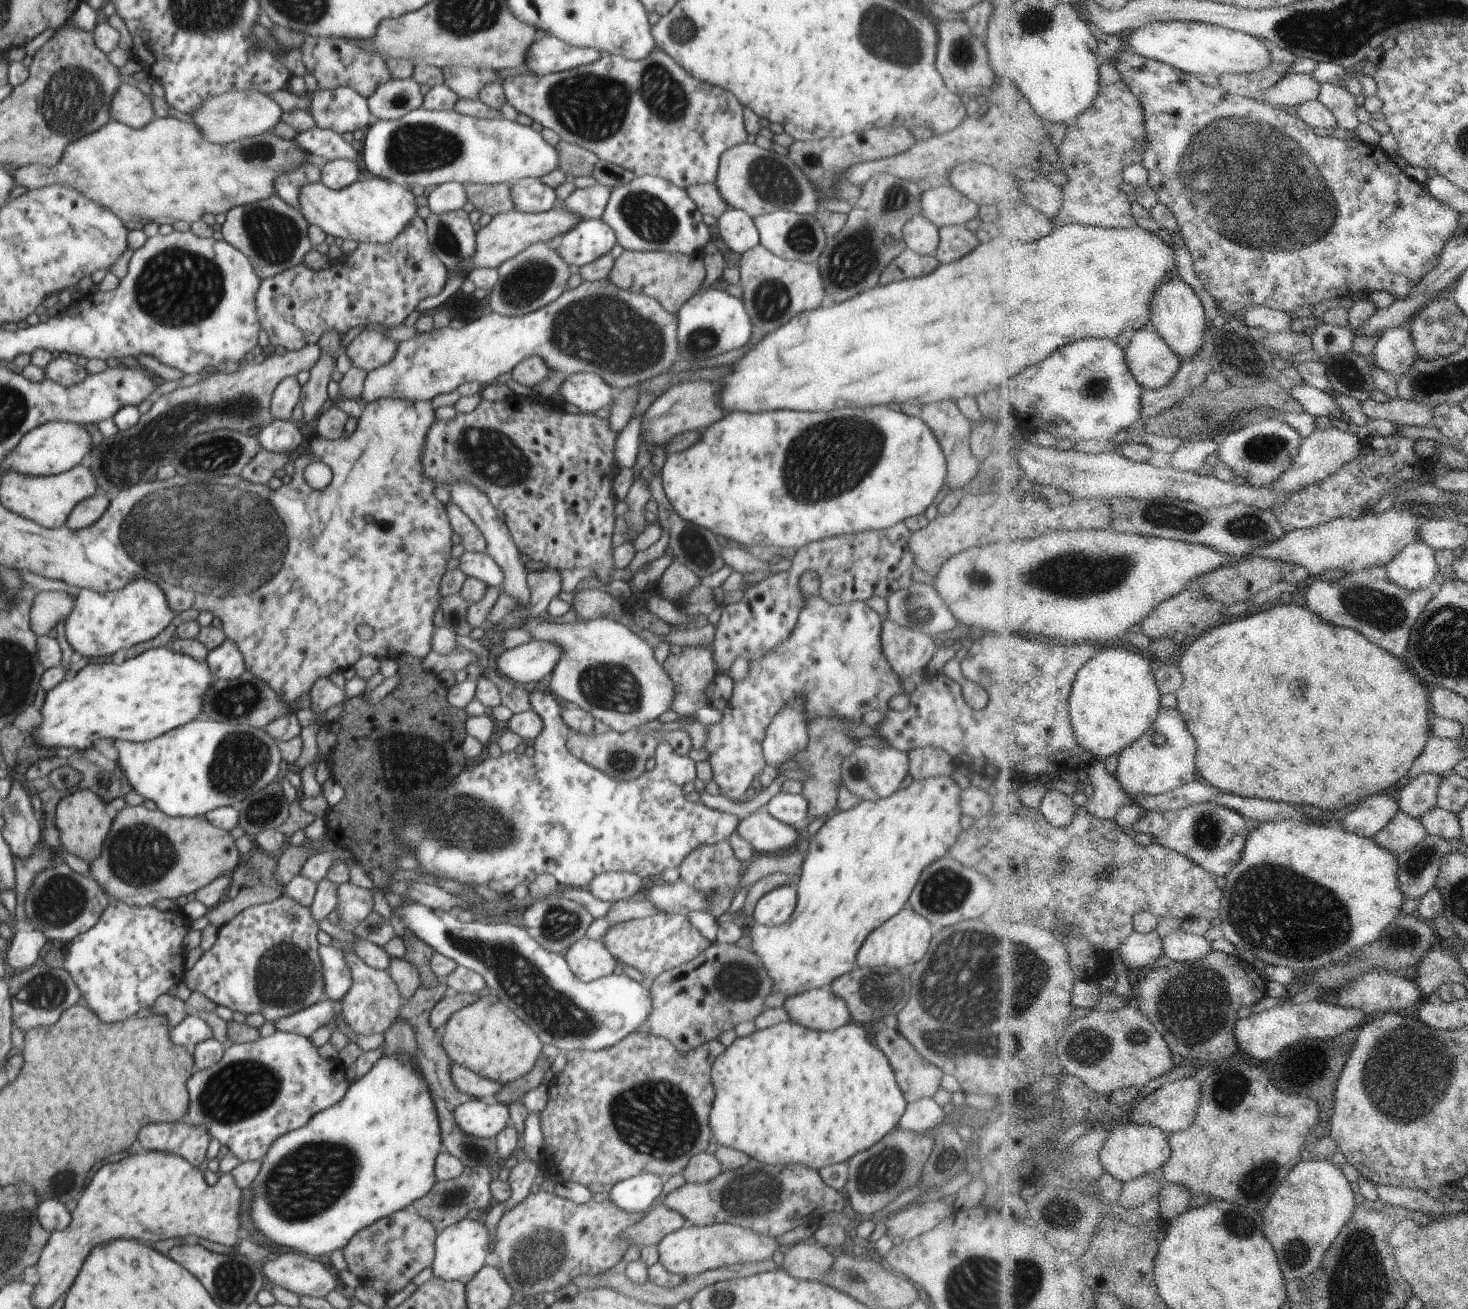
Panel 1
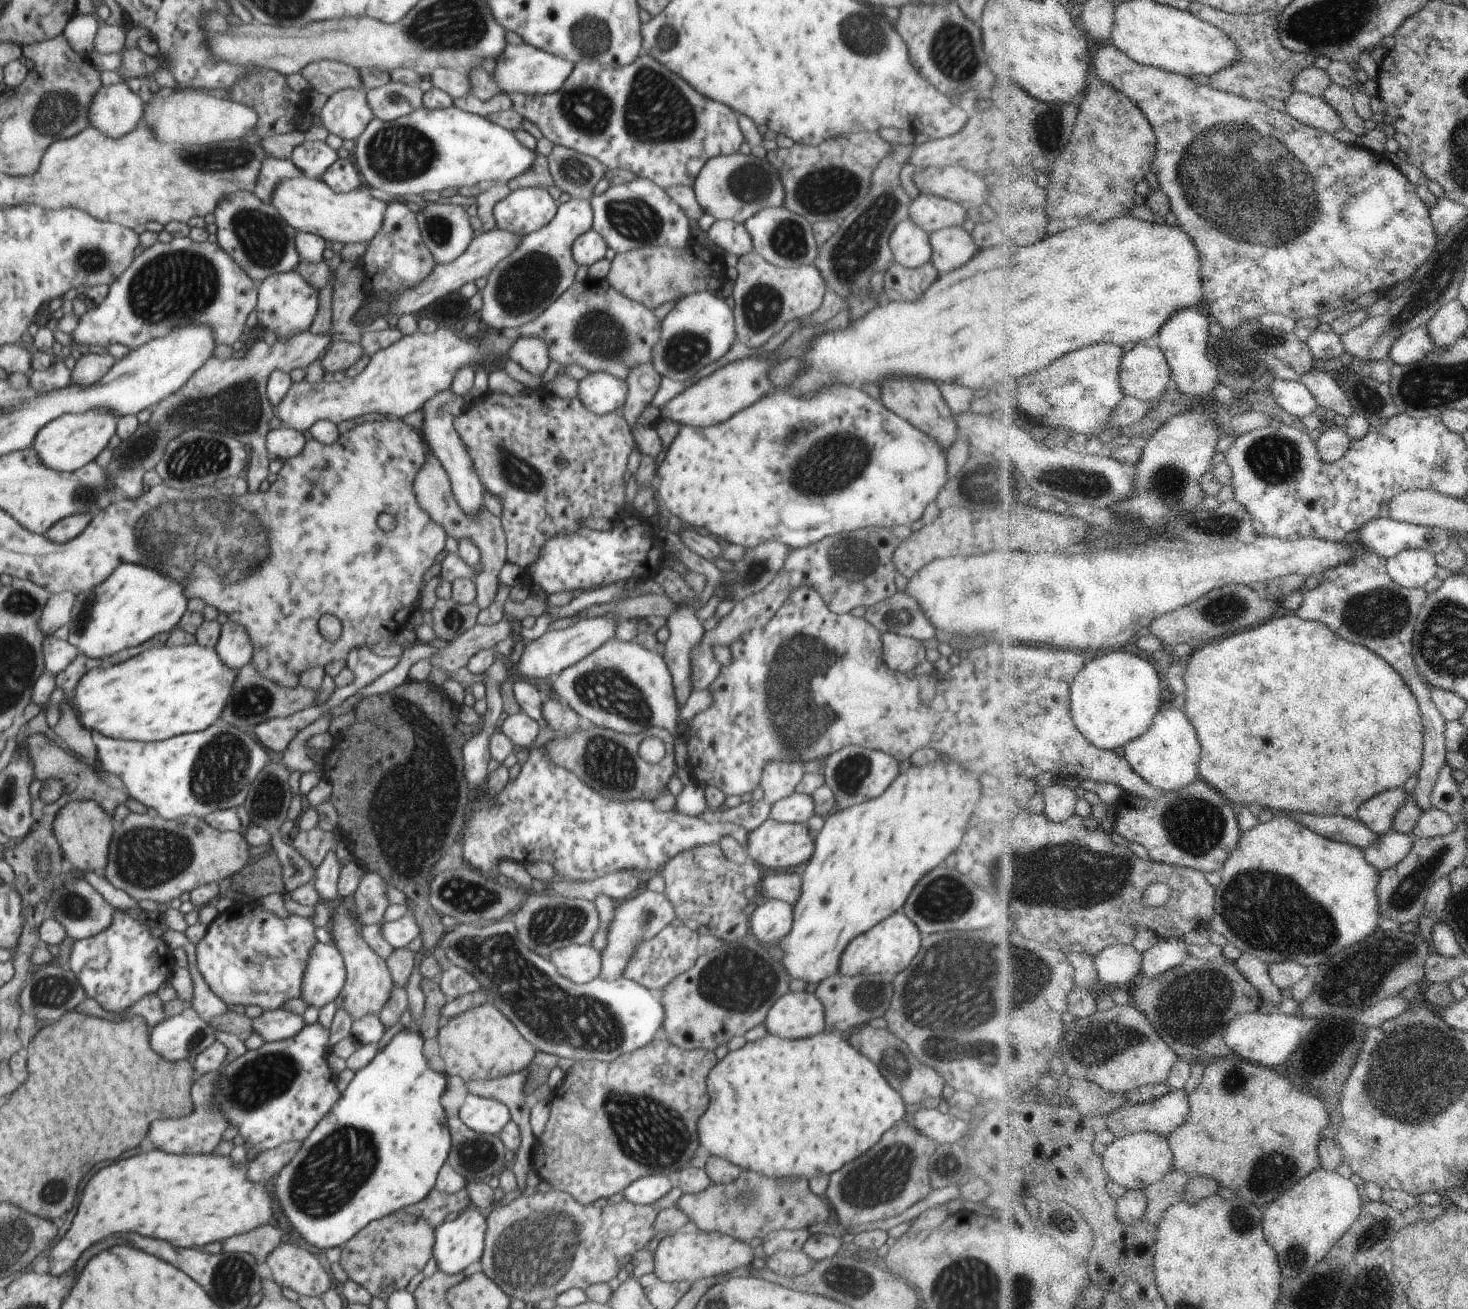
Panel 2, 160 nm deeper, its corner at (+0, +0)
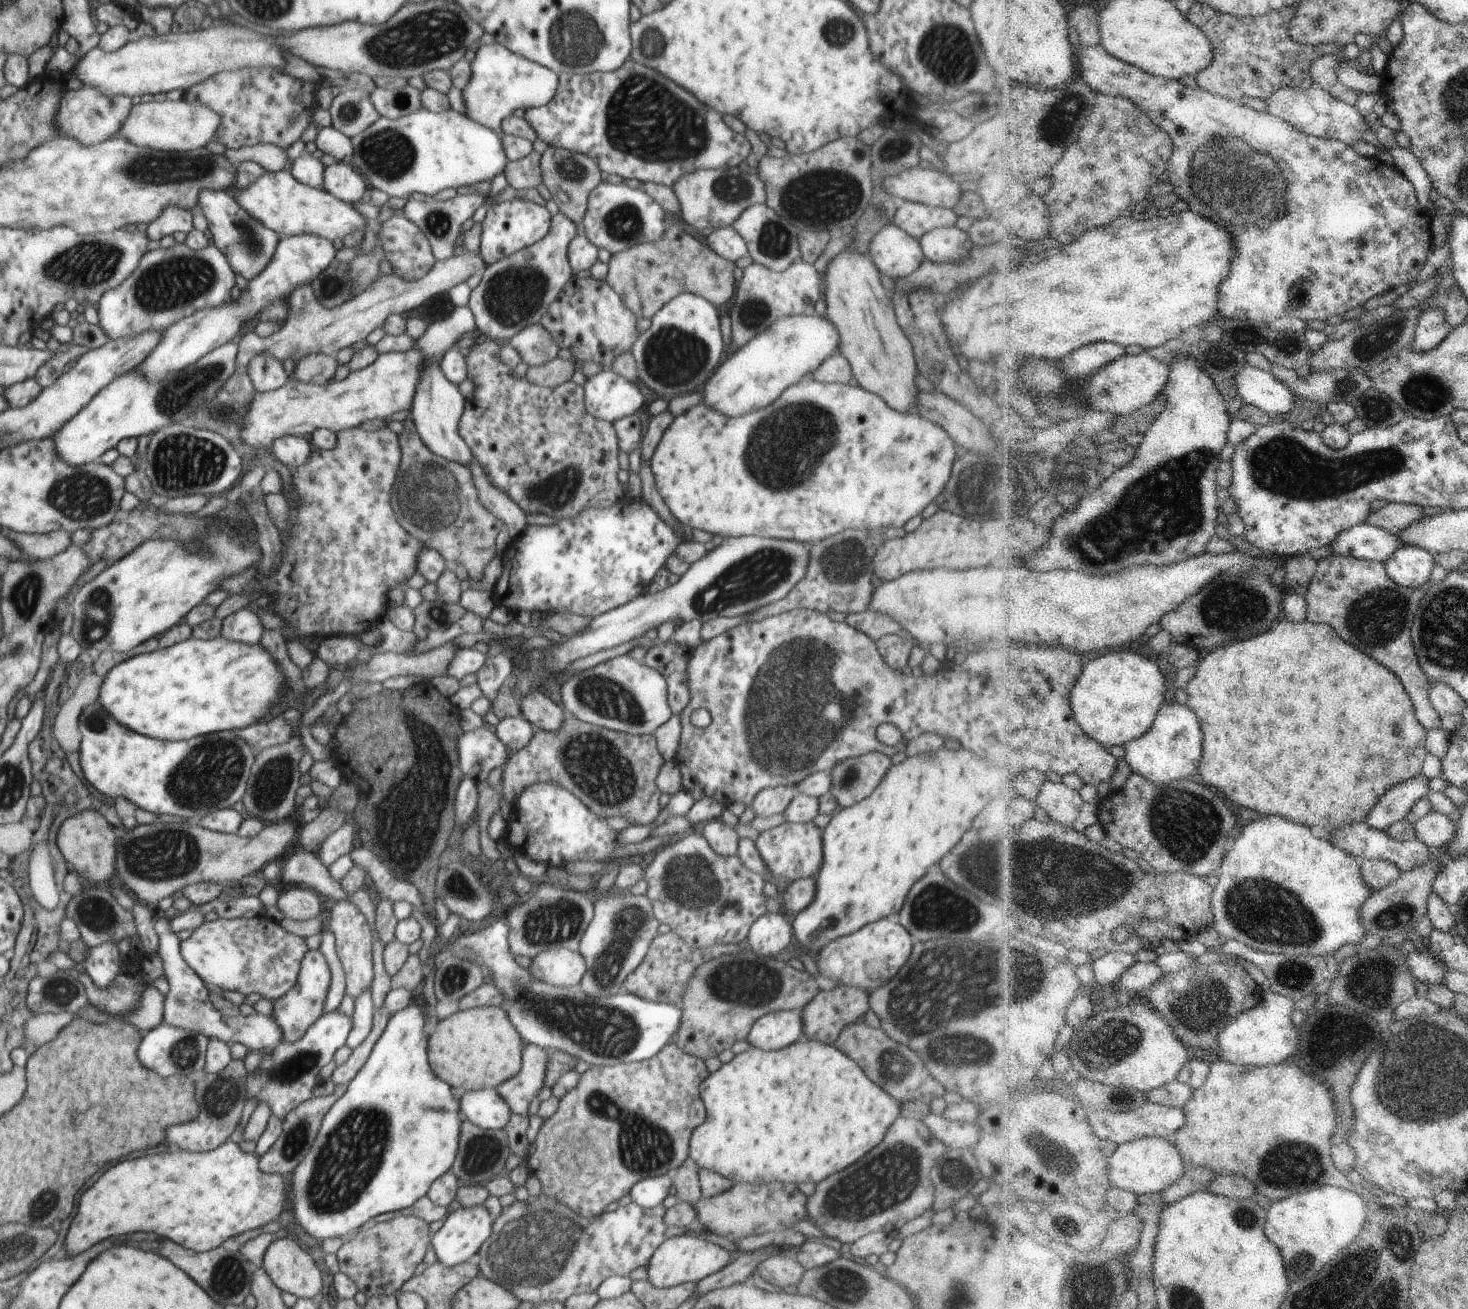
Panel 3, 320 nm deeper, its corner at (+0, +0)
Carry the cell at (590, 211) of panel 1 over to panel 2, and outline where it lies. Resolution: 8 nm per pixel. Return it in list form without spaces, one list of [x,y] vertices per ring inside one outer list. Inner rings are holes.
[[[570,199],[568,202],[558,205],[554,218],[544,228],[522,238],[516,248],[505,256],[504,260],[496,264],[487,276],[486,286],[479,291],[483,300],[483,305],[479,310],[480,319],[484,320],[484,324],[494,331],[522,327],[538,318],[553,301],[560,298],[560,295],[564,294],[575,281],[574,276],[578,270],[578,264],[574,260],[571,248],[576,238],[592,229],[592,223],[593,210],[590,199]]]

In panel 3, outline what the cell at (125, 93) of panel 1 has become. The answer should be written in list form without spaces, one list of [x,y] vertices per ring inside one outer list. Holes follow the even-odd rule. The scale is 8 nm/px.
[[[92,87],[65,91],[55,114],[58,136],[71,137],[81,145],[95,145],[115,136],[133,107],[132,99],[124,95],[105,97]]]

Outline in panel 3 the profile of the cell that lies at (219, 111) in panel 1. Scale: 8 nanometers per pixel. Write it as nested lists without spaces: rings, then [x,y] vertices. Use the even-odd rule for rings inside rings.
[[[184,98],[176,102],[166,99],[164,102],[153,101],[133,105],[117,135],[137,147],[183,153],[186,150],[202,148],[212,141],[211,138],[219,124],[219,115],[207,106],[189,103]]]

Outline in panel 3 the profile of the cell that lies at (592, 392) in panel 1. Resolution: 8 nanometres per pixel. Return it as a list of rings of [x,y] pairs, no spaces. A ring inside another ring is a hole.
[[[606,369],[589,378],[583,386],[586,410],[596,419],[611,423],[627,416],[642,415],[651,397],[642,386],[633,383],[612,369]]]

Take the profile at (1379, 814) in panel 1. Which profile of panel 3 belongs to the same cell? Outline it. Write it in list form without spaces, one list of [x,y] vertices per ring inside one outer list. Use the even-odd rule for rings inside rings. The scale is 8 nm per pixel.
[[[1422,773],[1395,786],[1367,818],[1370,826],[1387,831],[1393,824],[1408,819],[1416,805],[1432,794],[1432,780]]]

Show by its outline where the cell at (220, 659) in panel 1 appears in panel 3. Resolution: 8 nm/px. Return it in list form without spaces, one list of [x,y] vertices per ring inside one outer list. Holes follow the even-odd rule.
[[[239,609],[223,620],[221,635],[226,640],[256,644],[261,642],[263,626],[254,611]]]

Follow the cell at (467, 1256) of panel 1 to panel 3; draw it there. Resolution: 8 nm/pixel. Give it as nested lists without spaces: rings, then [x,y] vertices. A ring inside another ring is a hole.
[[[486,1205],[475,1207],[458,1207],[454,1212],[446,1216],[444,1224],[432,1234],[431,1243],[434,1247],[437,1260],[447,1267],[455,1267],[464,1261],[476,1259],[476,1254],[480,1250],[484,1241],[492,1234],[493,1218]]]

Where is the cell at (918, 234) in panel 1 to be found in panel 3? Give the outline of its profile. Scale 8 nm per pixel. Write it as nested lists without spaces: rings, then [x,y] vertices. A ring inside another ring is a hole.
[[[894,224],[873,236],[866,256],[880,273],[894,279],[912,274],[925,259],[919,242]]]

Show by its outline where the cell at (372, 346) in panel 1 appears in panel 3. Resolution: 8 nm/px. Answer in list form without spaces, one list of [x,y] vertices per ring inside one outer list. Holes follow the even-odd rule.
[[[311,354],[296,362],[291,378],[308,384],[323,385],[333,380],[336,368],[338,362],[335,355]]]

